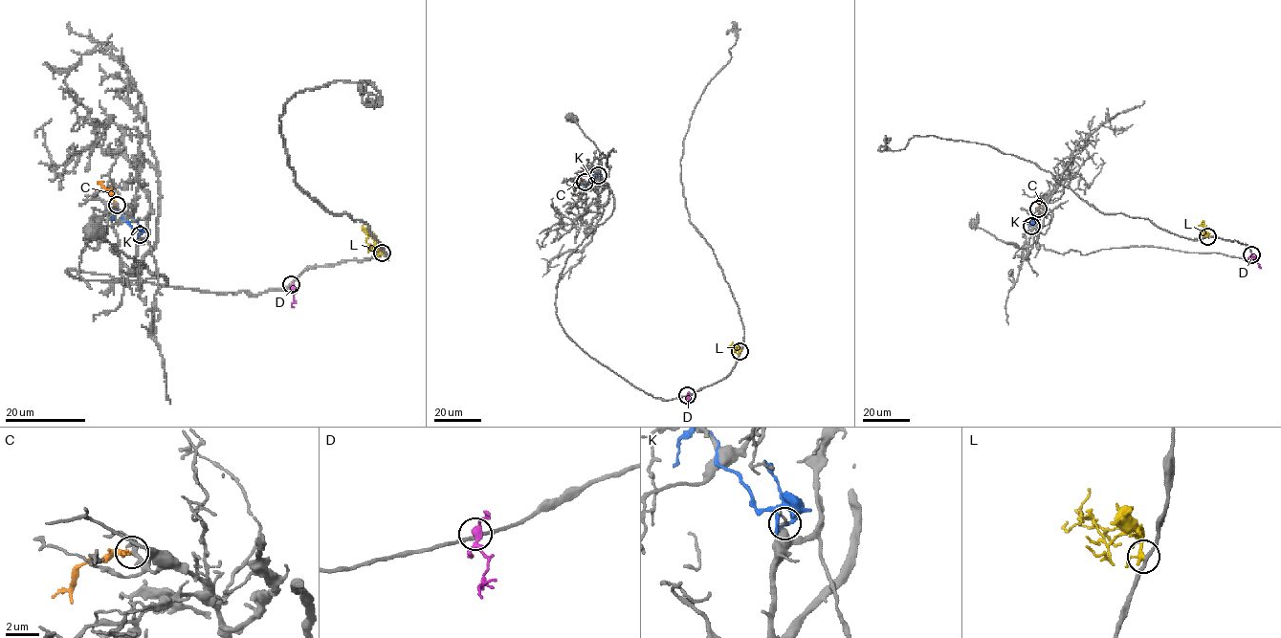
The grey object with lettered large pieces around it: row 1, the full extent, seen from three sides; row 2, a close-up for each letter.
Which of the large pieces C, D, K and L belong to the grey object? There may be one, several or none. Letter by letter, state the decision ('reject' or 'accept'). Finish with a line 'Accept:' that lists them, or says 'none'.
C: accept
D: reject
K: reject
L: reject
Accept: C

